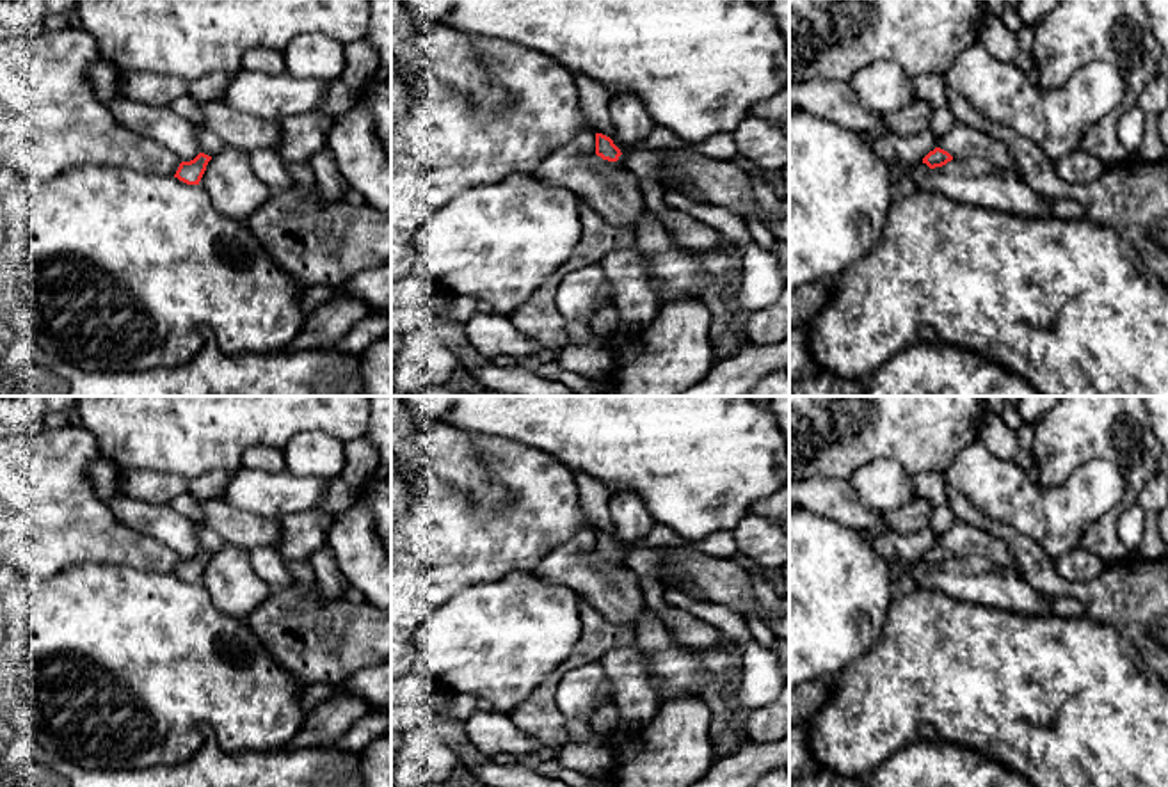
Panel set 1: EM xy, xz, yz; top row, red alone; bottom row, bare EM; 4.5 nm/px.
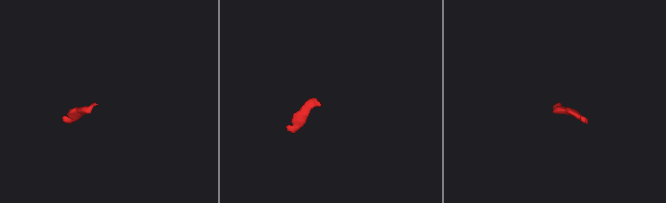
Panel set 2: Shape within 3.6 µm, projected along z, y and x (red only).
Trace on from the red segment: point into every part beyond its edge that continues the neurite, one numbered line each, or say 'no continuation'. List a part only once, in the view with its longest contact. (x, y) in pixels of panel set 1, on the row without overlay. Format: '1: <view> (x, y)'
1: xz (594, 496)

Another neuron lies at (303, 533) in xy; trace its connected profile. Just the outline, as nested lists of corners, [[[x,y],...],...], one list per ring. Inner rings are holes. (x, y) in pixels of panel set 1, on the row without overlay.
[[[320,510],[293,512],[279,521],[281,538],[274,547],[286,563],[309,561],[316,551],[329,547],[329,513]]]

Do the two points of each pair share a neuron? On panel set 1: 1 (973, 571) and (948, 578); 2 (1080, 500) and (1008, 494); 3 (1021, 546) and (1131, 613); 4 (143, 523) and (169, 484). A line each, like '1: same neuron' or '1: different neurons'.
1: same neuron
2: same neuron
3: same neuron
4: different neurons

